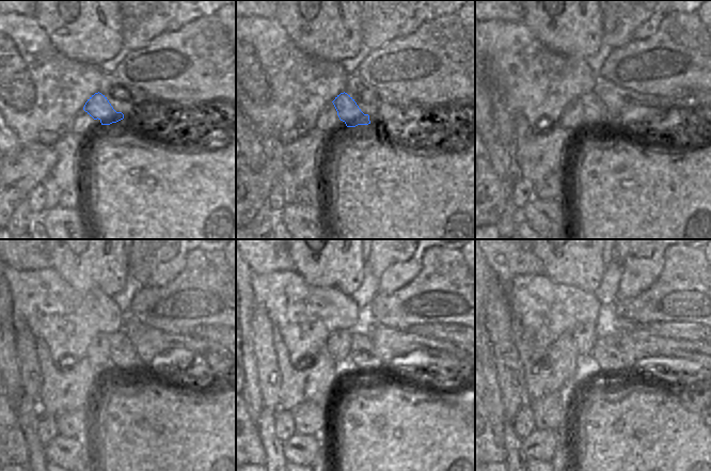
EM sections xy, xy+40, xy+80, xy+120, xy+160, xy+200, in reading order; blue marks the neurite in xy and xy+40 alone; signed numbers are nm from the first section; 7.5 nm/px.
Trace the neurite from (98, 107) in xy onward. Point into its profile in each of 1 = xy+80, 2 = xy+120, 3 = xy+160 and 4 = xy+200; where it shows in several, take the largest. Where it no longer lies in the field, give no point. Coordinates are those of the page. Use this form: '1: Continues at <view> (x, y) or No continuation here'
1: Continues at xy+80 (595, 112)
2: Continues at xy+120 (122, 352)
3: Continues at xy+160 (362, 352)
4: Continues at xy+200 (605, 351)

